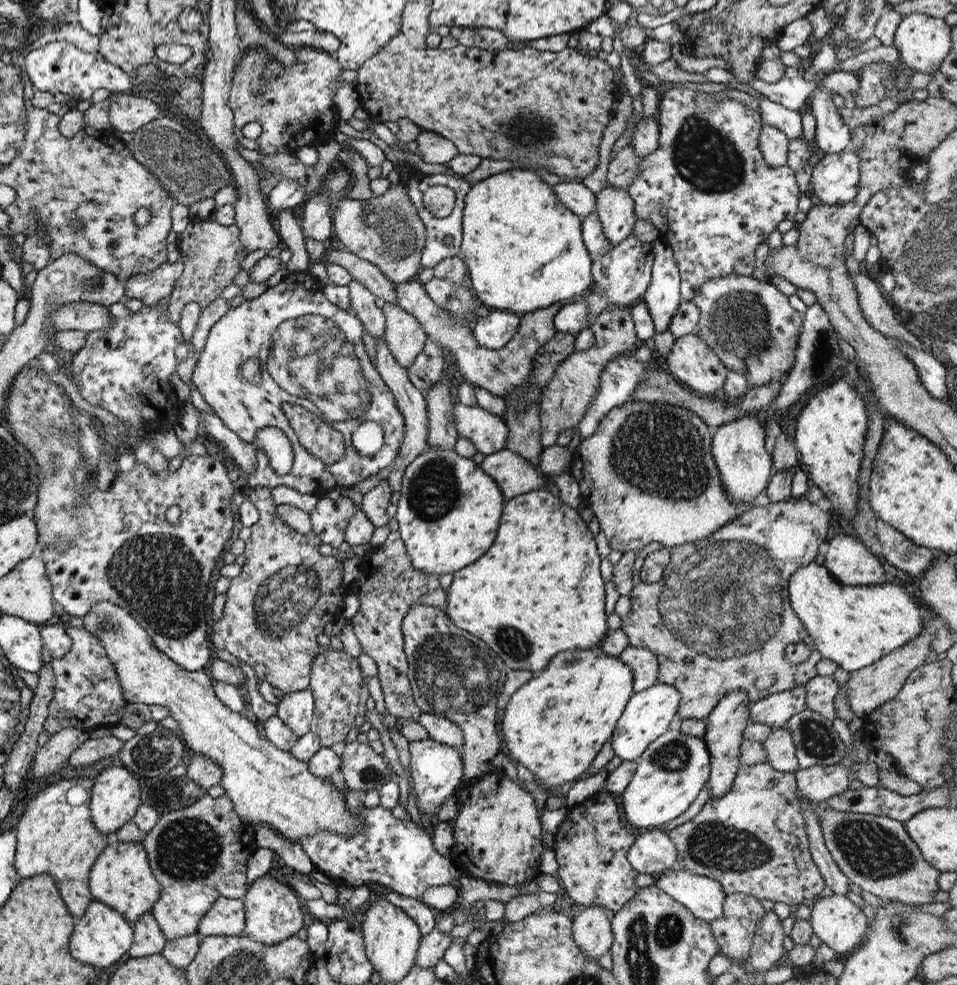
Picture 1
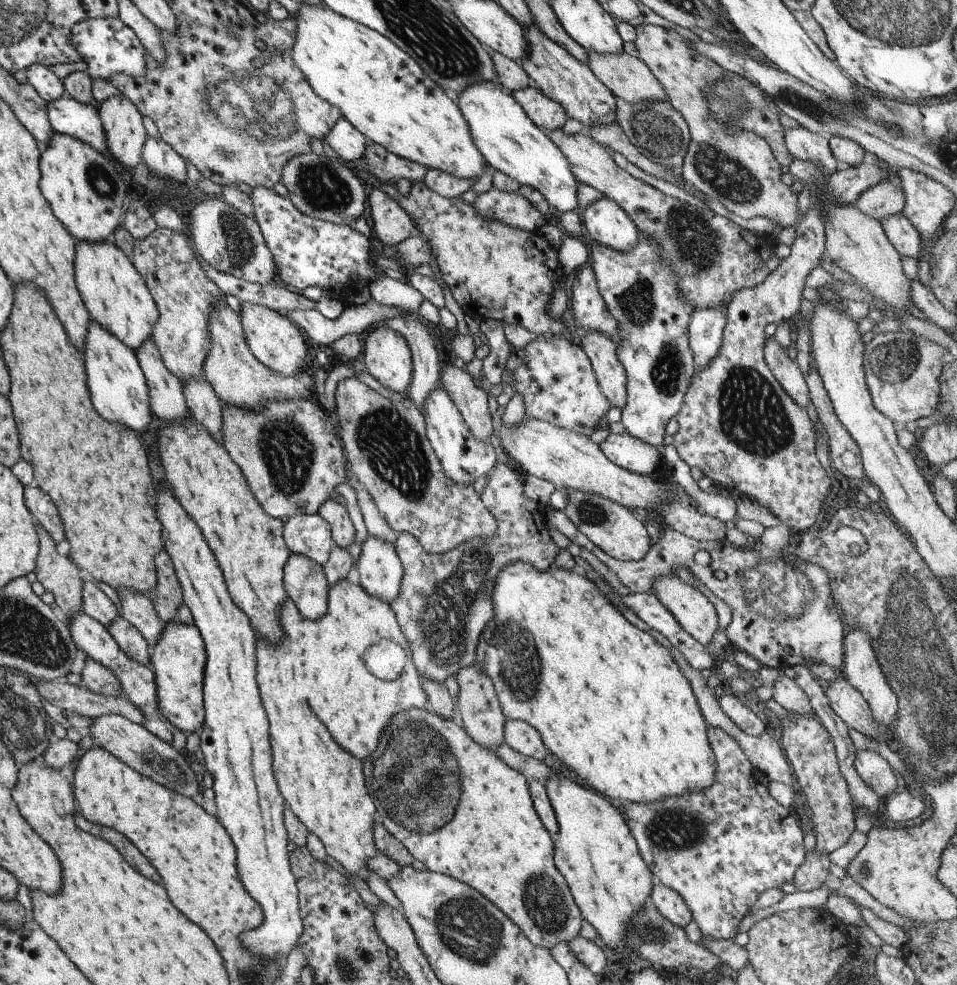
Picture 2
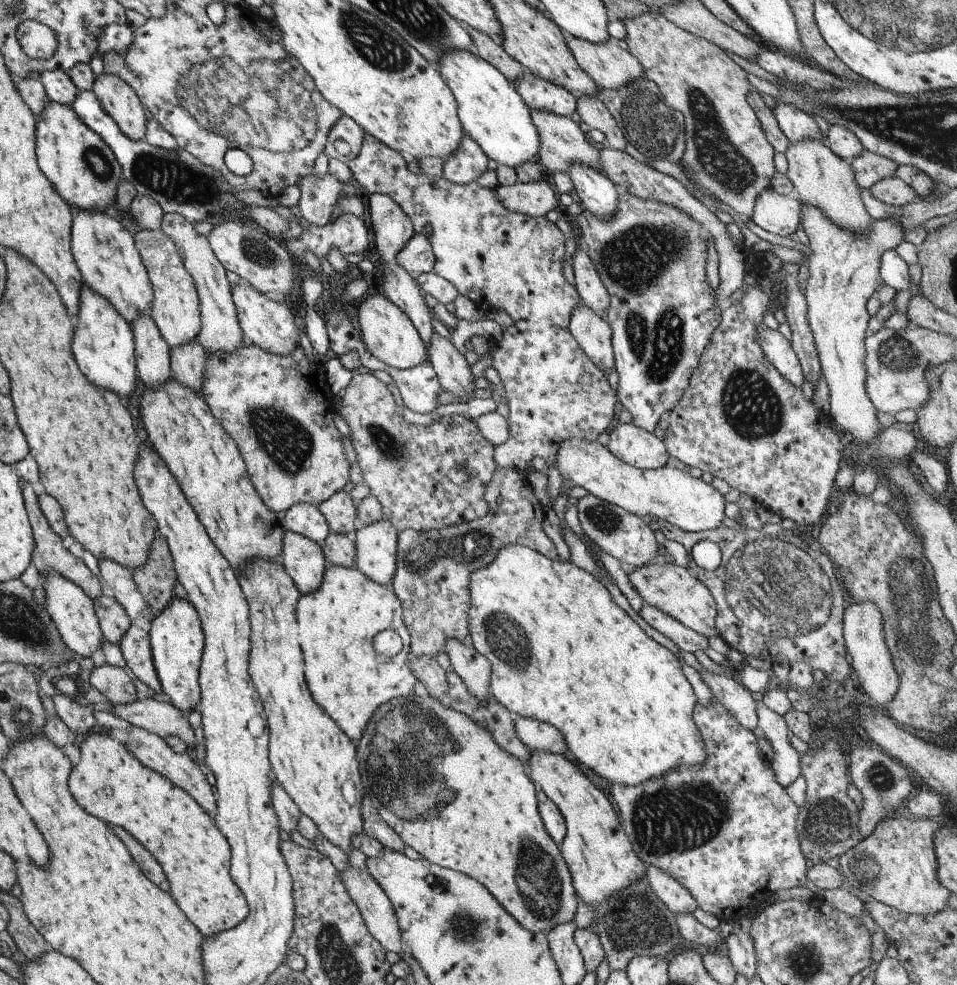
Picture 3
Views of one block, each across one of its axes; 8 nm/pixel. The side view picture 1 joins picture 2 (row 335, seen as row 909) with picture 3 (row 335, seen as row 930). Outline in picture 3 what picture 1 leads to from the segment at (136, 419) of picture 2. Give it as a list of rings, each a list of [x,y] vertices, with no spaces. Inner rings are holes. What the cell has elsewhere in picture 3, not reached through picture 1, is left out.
[[[81,285],[76,316],[72,318],[71,352],[79,370],[95,386],[107,388],[118,397],[127,396],[135,388],[137,376],[134,359],[134,340],[130,324],[100,294]]]

